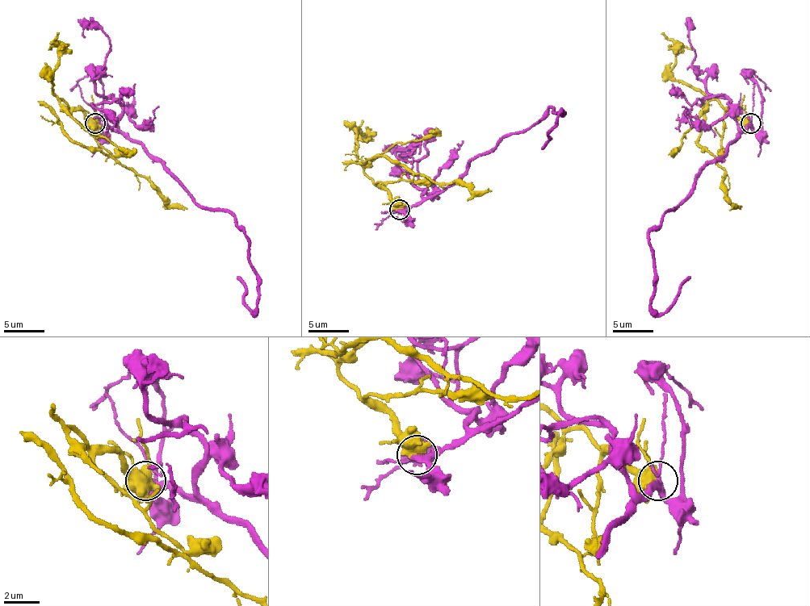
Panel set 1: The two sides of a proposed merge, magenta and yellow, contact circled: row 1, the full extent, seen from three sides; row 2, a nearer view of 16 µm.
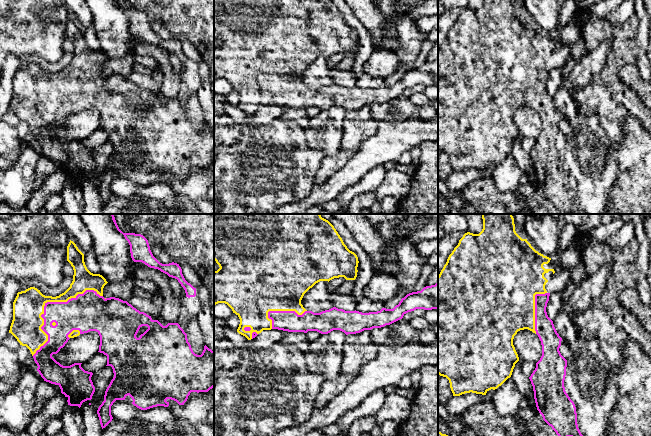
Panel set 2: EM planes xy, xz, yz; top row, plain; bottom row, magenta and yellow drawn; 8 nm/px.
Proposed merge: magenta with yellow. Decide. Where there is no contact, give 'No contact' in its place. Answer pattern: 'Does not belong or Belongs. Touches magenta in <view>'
Belongs. Touches magenta in xy

